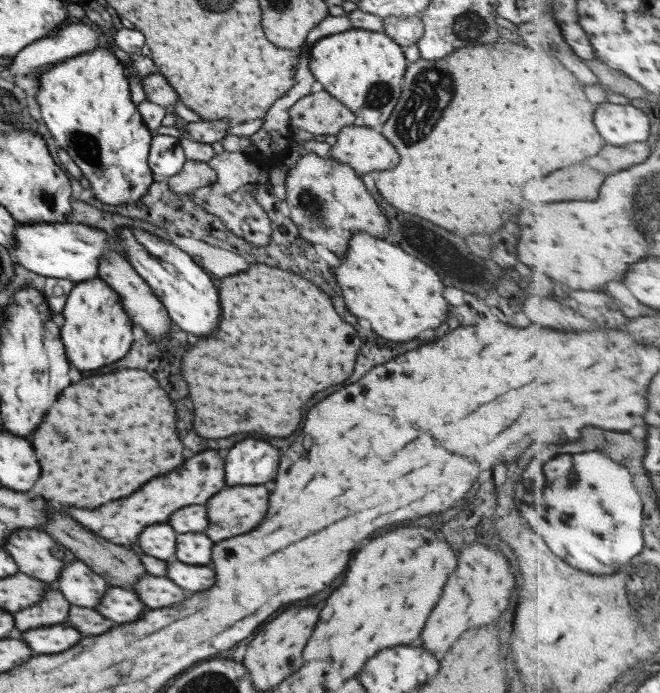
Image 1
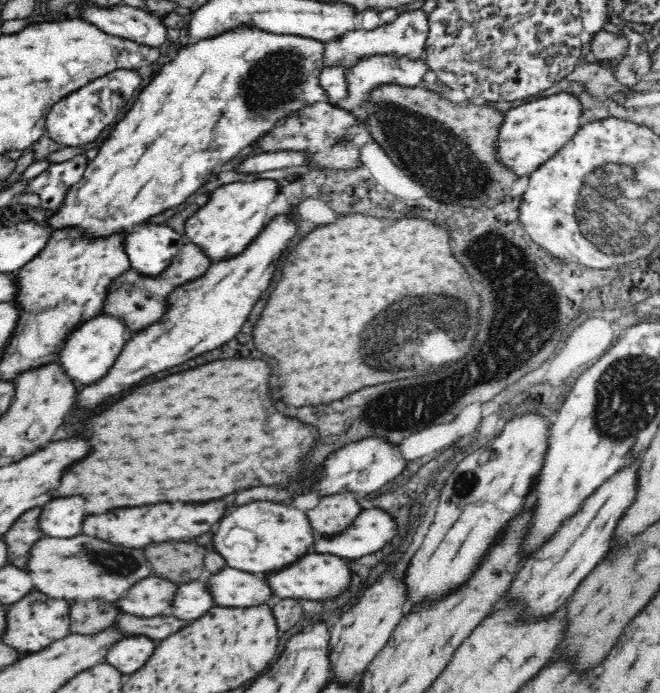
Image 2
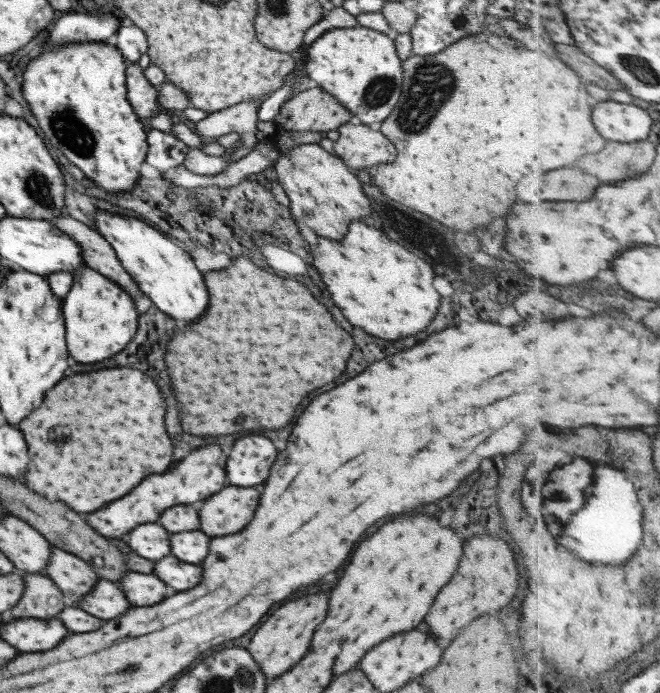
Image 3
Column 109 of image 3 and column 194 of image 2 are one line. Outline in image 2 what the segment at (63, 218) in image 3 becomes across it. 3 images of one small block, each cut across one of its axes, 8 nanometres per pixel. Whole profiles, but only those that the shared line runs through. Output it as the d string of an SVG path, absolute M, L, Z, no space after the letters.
M188 241L181 249L172 264L168 266L162 274L158 276L150 276L139 273L136 269L128 269L122 276L118 276L110 288L108 288L108 296L104 300L102 306L102 315L112 315L122 319L127 328L128 339L130 334L144 330L148 325L154 324L164 314L167 304L165 300L167 296L181 284L201 277L212 264L212 259L204 253L204 249L200 245L192 241Z

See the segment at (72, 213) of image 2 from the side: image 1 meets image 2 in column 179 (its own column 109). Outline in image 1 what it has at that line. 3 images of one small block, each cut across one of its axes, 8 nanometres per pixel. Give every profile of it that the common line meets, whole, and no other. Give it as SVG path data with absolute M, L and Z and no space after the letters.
M98 46L95 50L82 53L82 56L68 58L62 64L48 68L38 78L35 100L38 100L38 108L42 111L42 120L59 148L72 157L89 180L93 196L104 204L116 206L136 204L142 200L154 182L153 171L148 164L153 132L143 123L137 106L131 100L130 83L116 54Z

